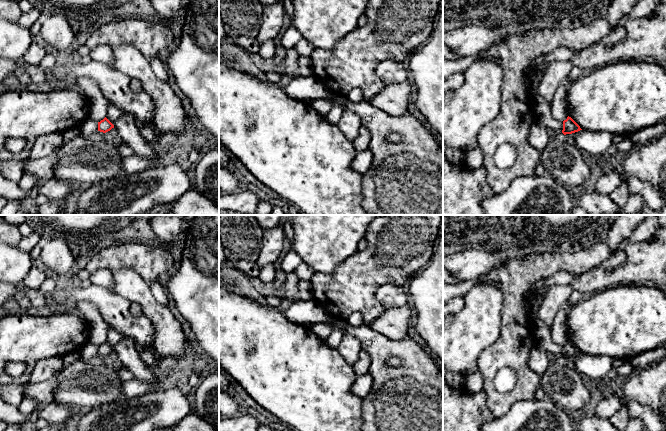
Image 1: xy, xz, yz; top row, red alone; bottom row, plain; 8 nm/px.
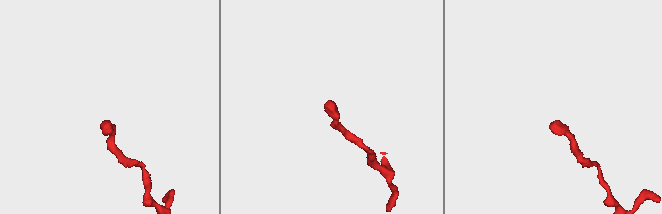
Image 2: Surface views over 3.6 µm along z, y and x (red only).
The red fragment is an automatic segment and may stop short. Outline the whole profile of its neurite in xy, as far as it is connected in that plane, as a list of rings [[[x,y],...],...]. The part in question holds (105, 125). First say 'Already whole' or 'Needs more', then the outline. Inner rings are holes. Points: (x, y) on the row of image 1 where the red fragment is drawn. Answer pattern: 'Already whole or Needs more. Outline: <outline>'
Already whole. Outline: [[[105,117],[103,120],[98,122],[98,131],[106,133],[114,128],[114,125]]]

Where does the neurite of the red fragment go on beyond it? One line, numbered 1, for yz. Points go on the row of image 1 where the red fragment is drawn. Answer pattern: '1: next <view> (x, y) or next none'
1: next none

